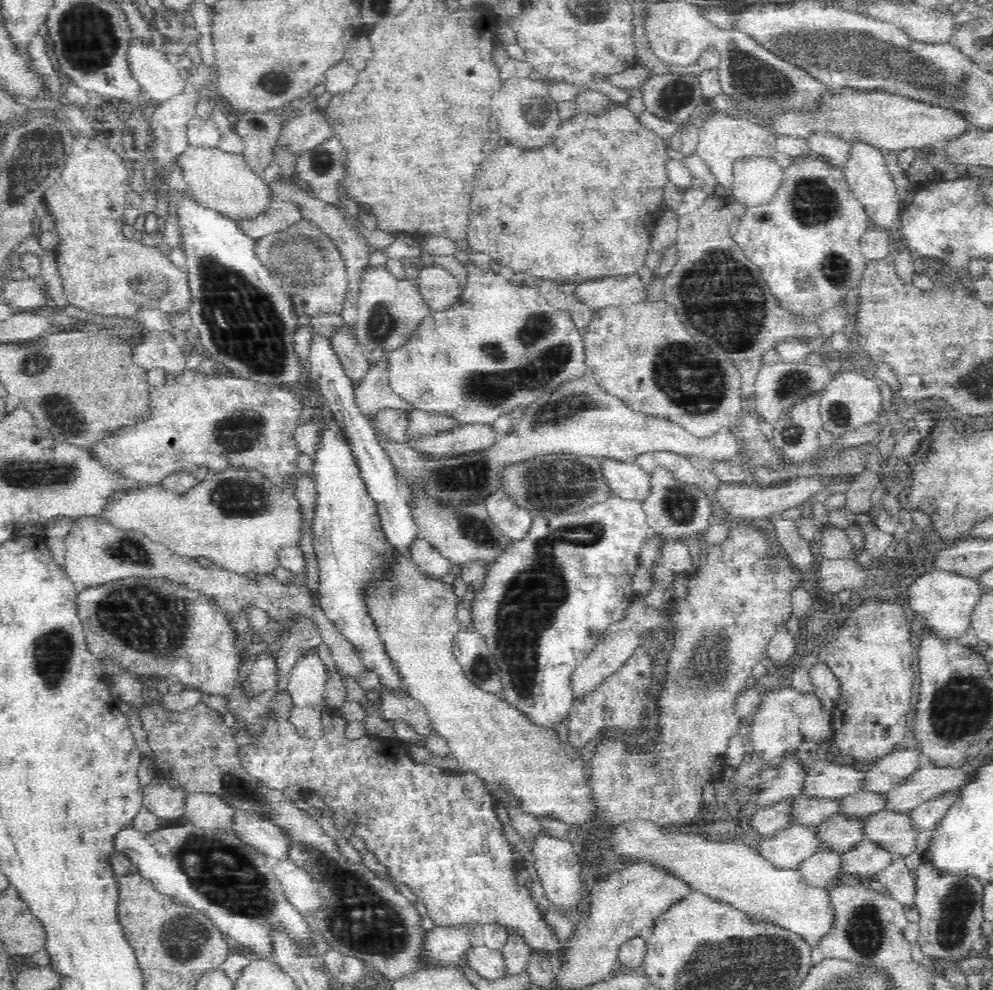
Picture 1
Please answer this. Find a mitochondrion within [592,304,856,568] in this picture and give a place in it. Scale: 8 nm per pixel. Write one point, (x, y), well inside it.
(695, 383)

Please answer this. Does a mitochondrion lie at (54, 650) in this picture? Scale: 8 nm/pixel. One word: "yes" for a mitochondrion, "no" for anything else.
yes

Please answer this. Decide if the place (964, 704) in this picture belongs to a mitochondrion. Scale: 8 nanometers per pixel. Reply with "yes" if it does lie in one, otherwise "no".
yes

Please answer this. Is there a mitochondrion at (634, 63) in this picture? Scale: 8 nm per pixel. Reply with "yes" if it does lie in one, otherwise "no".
no

